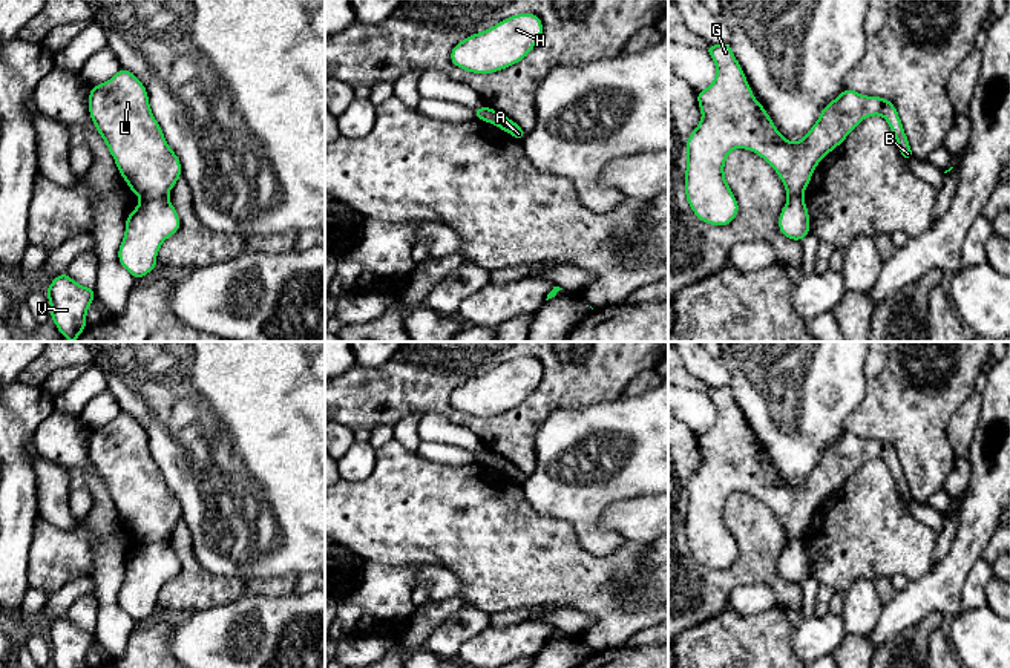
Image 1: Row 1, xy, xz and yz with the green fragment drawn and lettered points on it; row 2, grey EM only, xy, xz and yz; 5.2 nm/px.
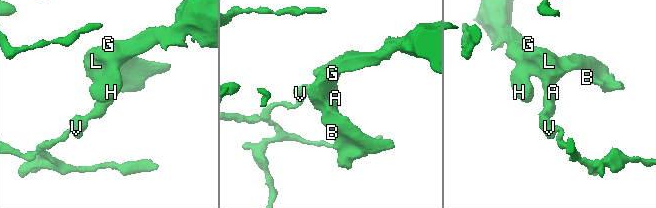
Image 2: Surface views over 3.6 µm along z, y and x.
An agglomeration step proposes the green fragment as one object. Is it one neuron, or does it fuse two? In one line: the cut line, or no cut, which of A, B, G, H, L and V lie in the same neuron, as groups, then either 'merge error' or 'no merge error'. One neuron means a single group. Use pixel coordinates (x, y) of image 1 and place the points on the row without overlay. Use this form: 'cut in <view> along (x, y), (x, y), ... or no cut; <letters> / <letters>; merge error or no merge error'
cut in xy along (166, 540), (143, 546); A V / B G H L; merge error

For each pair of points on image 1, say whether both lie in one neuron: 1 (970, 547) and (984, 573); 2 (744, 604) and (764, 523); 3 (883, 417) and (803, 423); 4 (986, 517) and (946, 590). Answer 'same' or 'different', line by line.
1: different
2: different
3: different
4: same

